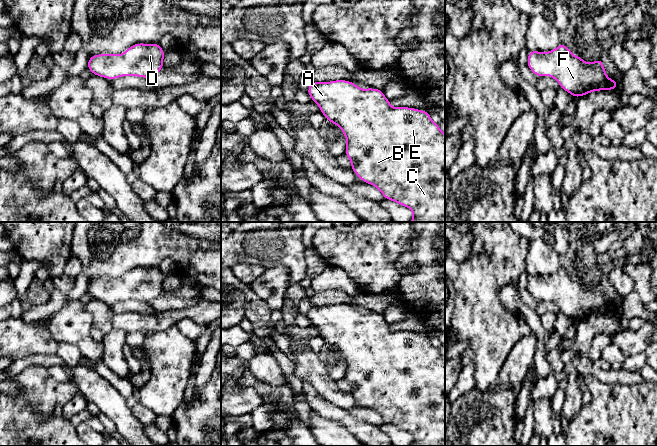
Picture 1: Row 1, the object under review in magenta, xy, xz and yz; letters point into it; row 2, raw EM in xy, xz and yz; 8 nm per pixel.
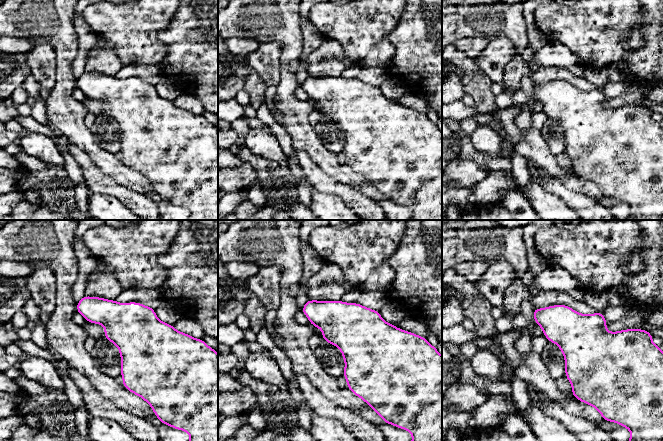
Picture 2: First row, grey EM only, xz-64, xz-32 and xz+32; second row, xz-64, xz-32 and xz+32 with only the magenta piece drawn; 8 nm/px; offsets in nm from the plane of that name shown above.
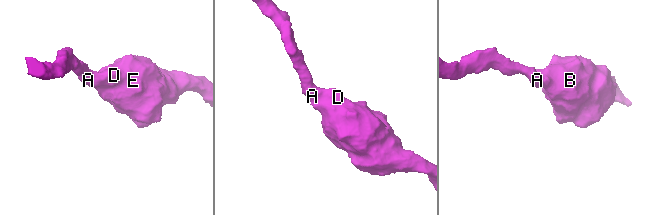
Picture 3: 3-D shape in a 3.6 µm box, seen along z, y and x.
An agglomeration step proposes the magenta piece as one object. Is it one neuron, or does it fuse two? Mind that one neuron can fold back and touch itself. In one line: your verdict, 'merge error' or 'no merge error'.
no merge error

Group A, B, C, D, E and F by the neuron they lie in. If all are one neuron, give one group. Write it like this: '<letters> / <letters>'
A B C D E F

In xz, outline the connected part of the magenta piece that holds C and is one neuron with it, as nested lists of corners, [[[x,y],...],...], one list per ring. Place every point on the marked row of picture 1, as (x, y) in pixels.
[[[334,80],[329,82],[311,81],[307,93],[312,101],[320,107],[320,112],[327,121],[339,126],[346,138],[345,155],[351,162],[351,169],[362,182],[375,186],[384,196],[385,200],[395,201],[399,205],[408,207],[413,212],[410,222],[445,222],[445,134],[441,131],[439,124],[430,119],[430,111],[423,111],[411,107],[395,107],[390,105],[381,89],[360,89],[356,84],[348,80]]]

